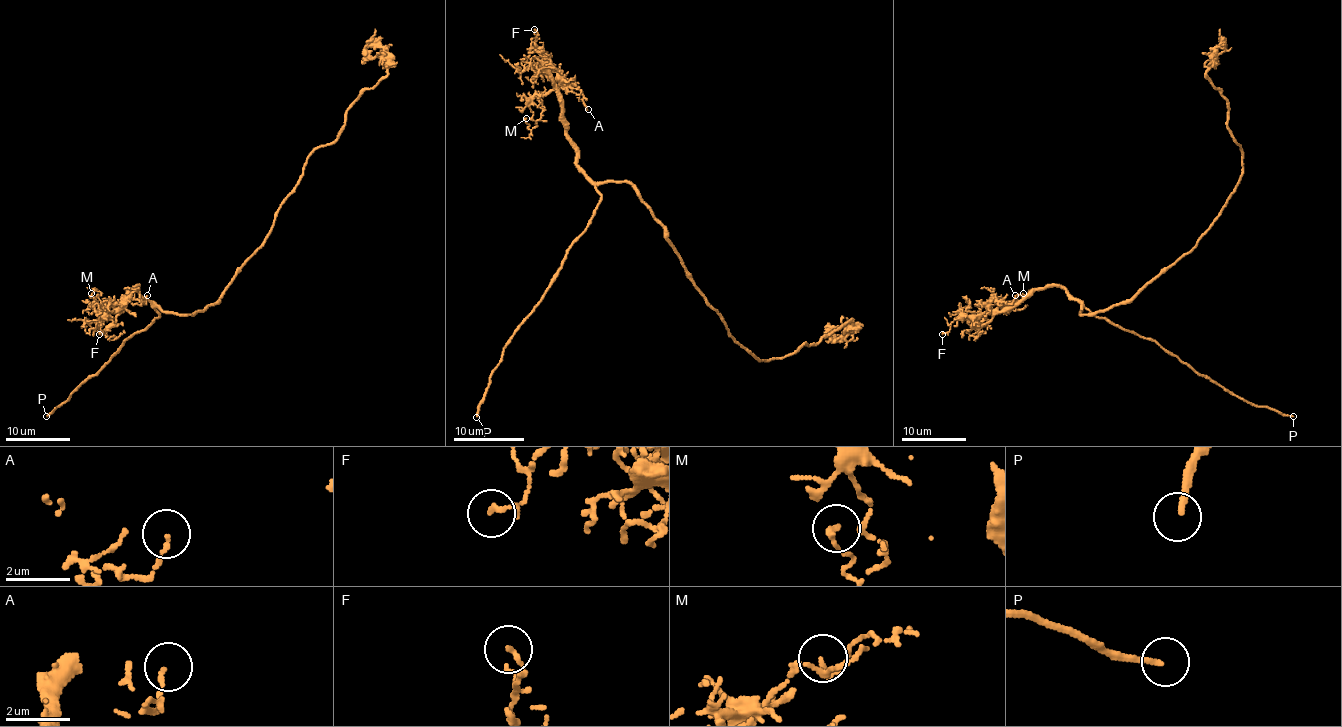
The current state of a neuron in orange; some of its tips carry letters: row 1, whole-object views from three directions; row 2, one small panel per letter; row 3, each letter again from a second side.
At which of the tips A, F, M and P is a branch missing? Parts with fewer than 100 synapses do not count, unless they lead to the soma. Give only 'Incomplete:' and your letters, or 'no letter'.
Incomplete: P

